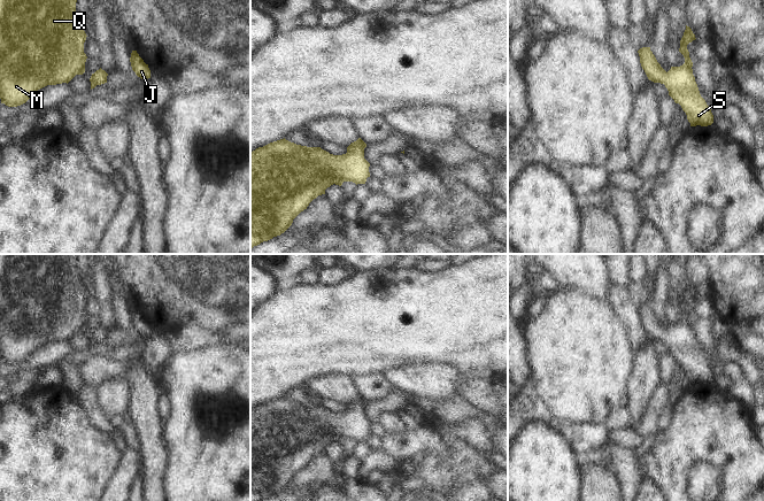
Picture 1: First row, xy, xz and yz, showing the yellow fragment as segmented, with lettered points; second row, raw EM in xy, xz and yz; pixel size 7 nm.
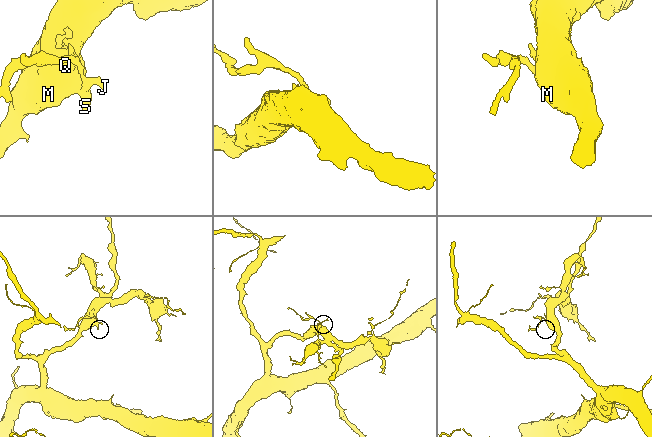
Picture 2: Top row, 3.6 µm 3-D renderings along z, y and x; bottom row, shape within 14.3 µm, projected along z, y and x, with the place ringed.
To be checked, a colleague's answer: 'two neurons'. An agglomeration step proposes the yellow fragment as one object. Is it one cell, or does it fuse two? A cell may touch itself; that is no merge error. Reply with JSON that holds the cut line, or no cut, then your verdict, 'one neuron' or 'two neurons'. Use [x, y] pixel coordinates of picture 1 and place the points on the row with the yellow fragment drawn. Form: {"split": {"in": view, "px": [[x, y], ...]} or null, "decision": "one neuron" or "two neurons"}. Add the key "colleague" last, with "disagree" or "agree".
{"split": null, "decision": "one neuron", "colleague": "disagree"}

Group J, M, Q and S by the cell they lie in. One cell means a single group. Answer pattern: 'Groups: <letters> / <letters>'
Groups: J M Q S.

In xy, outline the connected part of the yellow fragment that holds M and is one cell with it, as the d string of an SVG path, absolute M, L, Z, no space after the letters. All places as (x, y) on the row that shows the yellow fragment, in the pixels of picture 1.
M0 0L0 99L8 107L17 107L25 103L38 90L47 85L69 83L76 75L85 72L86 54L84 43L86 33L78 20L76 11L77 0Z

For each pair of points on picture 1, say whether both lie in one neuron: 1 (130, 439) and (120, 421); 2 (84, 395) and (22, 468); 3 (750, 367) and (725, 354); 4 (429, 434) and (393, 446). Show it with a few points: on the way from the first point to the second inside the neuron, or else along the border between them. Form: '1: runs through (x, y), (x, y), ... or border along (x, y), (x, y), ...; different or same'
1: runs through (129, 434), (123, 425); same
2: border along (74, 395), (85, 418), (92, 425); different
3: runs through (745, 361), (738, 355), (731, 354); same
4: runs through (419, 440), (402, 445); same

